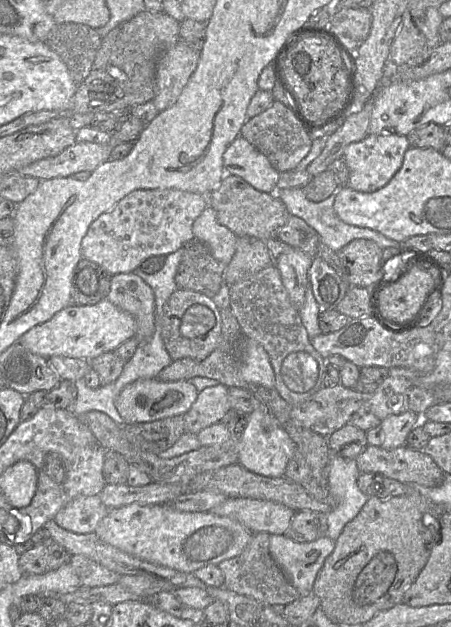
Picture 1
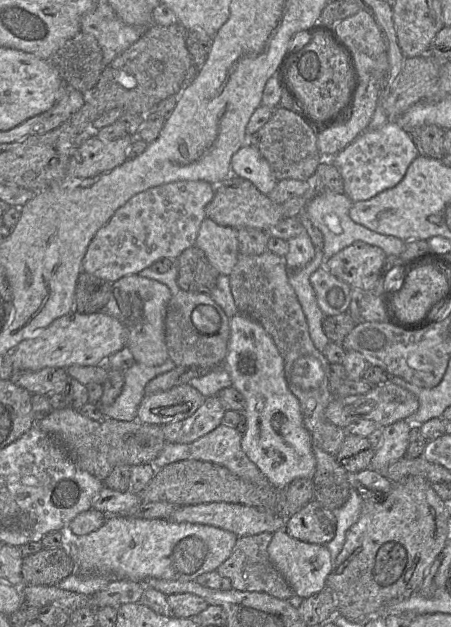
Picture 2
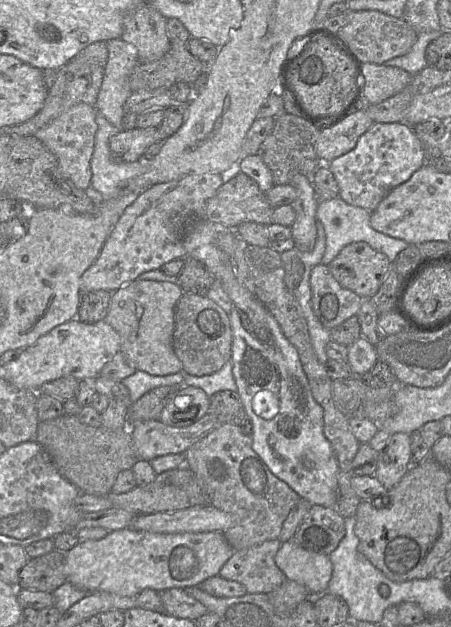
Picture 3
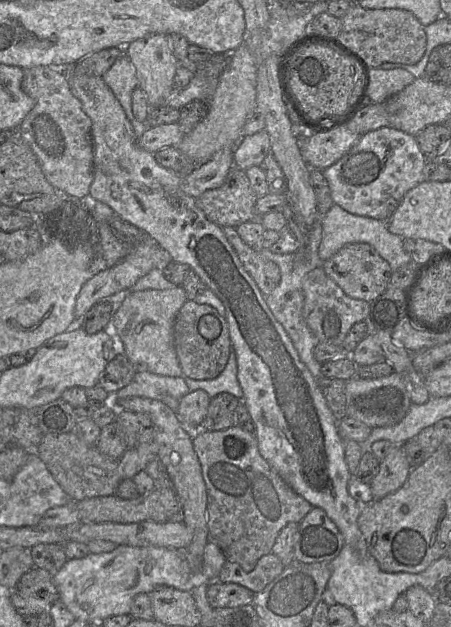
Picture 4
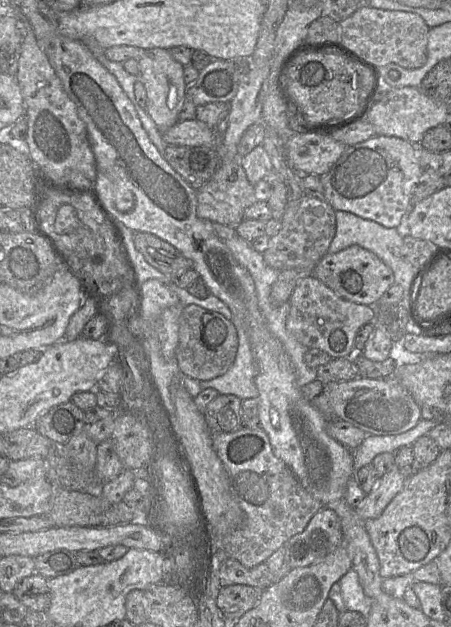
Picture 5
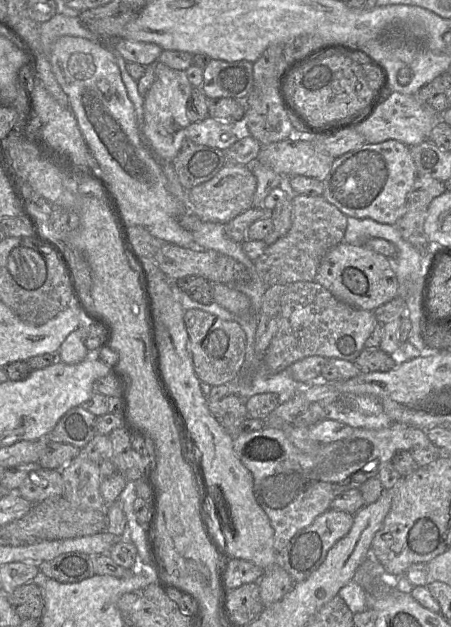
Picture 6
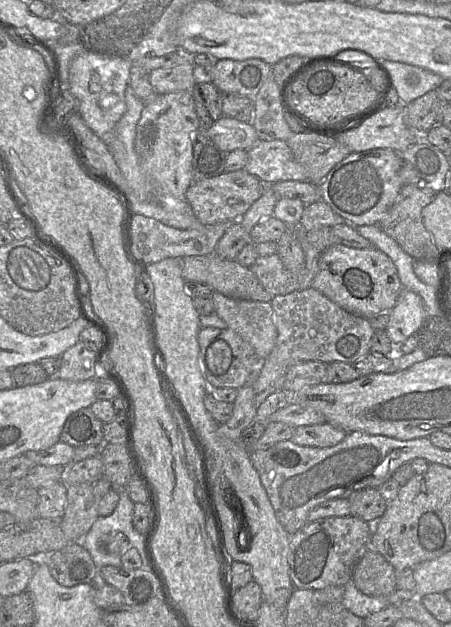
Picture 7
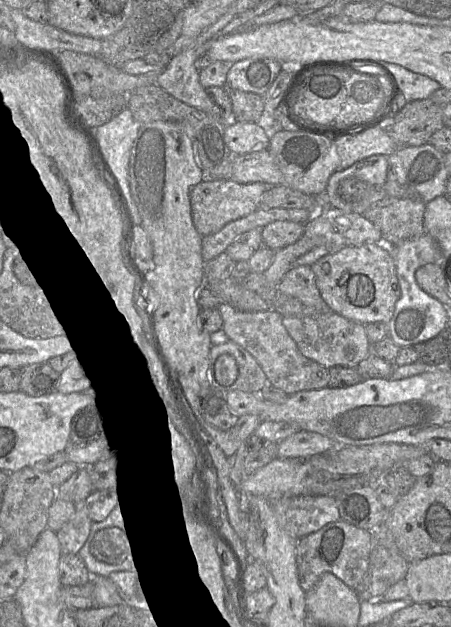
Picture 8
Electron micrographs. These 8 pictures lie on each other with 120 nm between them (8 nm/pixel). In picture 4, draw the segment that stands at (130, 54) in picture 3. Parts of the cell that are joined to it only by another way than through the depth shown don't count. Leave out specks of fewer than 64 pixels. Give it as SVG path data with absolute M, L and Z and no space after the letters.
M122 54L103 75L102 79L121 104L133 130L141 136L148 128L145 122L138 121L132 113L132 94L138 87L136 70L126 54Z

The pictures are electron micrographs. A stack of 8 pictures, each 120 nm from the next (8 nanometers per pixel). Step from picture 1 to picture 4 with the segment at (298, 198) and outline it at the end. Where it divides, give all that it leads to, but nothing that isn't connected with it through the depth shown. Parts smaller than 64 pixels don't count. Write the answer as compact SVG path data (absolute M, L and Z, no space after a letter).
M334 203L329 211L322 216L321 224L323 227L323 237L319 246L321 262L328 260L343 246L350 243L370 244L389 263L392 271L412 262L410 255L404 248L403 238L391 233L385 221L351 214Z

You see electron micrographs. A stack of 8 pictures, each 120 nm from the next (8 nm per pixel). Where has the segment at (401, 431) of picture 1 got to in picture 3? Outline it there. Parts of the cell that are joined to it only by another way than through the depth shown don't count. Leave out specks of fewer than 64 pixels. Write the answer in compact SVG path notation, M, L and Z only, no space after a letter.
M407 433L391 434L386 447L379 453L374 476L390 490L412 465L411 437Z

